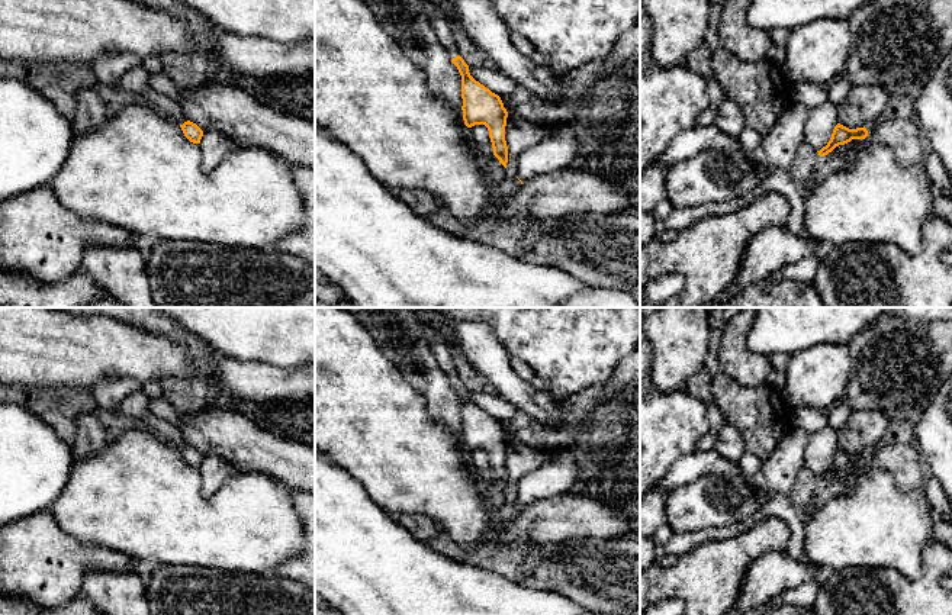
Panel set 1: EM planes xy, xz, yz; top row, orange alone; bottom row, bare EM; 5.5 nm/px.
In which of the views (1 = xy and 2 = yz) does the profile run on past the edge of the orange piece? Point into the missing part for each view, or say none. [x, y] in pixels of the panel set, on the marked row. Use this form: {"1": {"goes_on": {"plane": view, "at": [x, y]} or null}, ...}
{"1": {"goes_on": null}, "2": {"goes_on": null}}

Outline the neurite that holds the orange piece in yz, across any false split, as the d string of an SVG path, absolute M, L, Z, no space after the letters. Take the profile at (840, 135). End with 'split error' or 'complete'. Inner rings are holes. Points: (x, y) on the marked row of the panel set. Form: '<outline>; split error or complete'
M837 123L833 129L832 138L827 142L827 145L823 146L817 152L820 157L824 157L839 145L845 145L845 144L850 142L852 139L865 139L866 136L868 136L868 131L865 126L856 128L856 129L849 129L849 128Z; complete

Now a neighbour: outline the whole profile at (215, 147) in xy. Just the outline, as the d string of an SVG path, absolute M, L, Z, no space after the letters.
M203 131L200 139L202 170L210 173L219 167L226 155L229 155L237 145L223 133L218 131Z

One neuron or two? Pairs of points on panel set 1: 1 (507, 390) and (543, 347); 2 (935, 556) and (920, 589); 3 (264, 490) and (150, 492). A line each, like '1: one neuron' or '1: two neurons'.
1: two neurons
2: one neuron
3: one neuron

